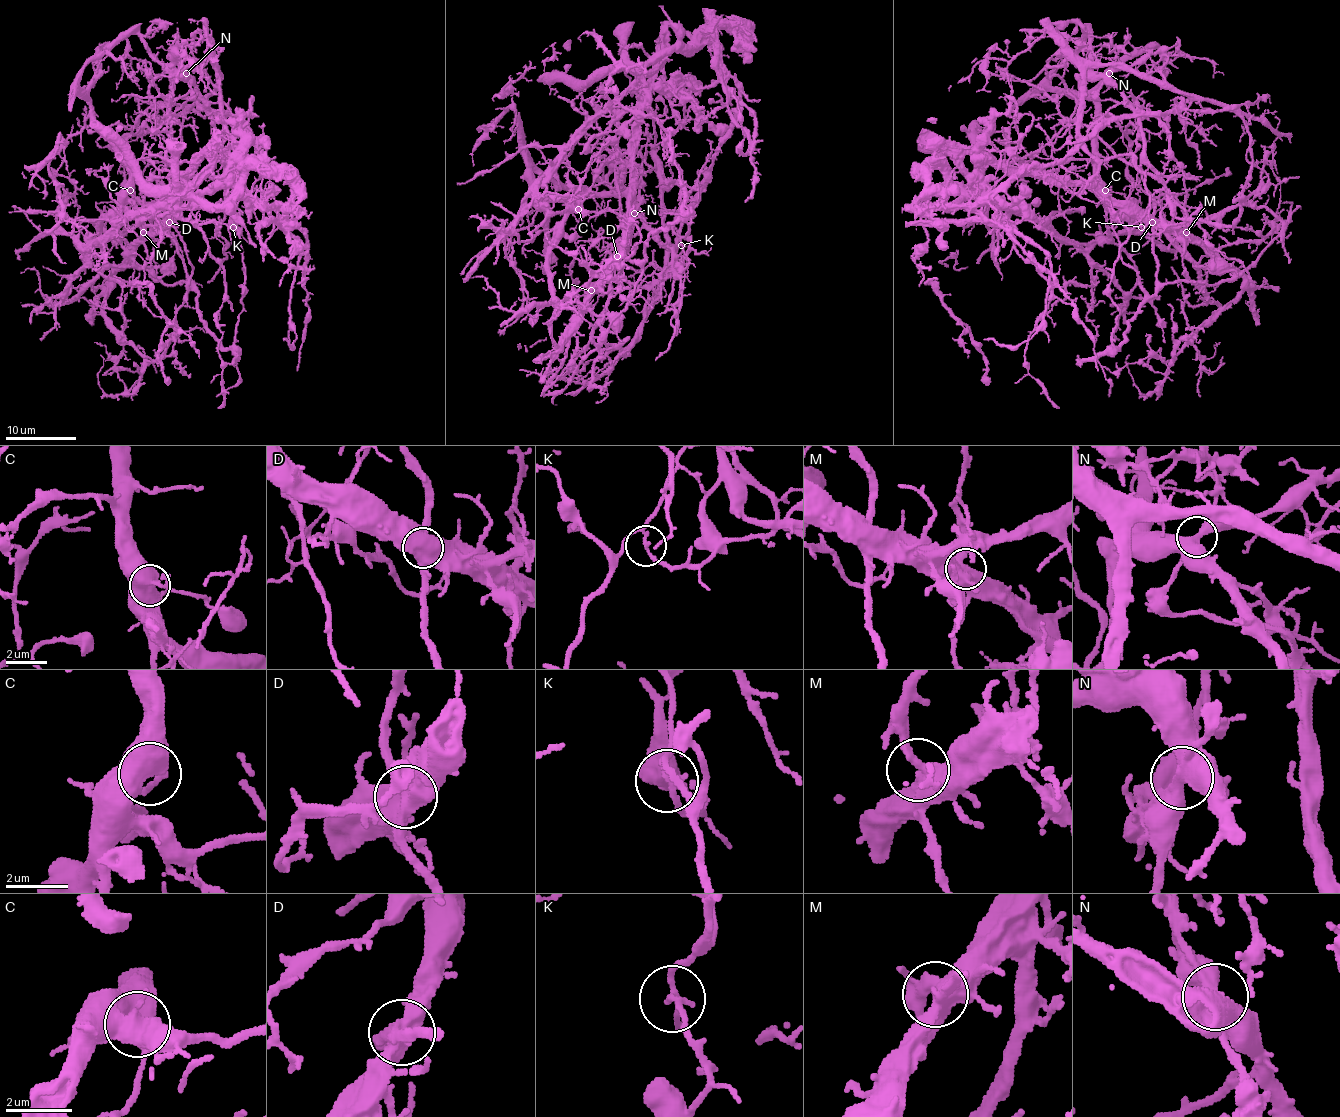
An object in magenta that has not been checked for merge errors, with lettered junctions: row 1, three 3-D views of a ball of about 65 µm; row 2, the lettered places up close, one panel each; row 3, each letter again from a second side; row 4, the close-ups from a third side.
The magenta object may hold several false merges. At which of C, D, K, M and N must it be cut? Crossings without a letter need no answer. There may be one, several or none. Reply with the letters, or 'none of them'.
D, K, N

